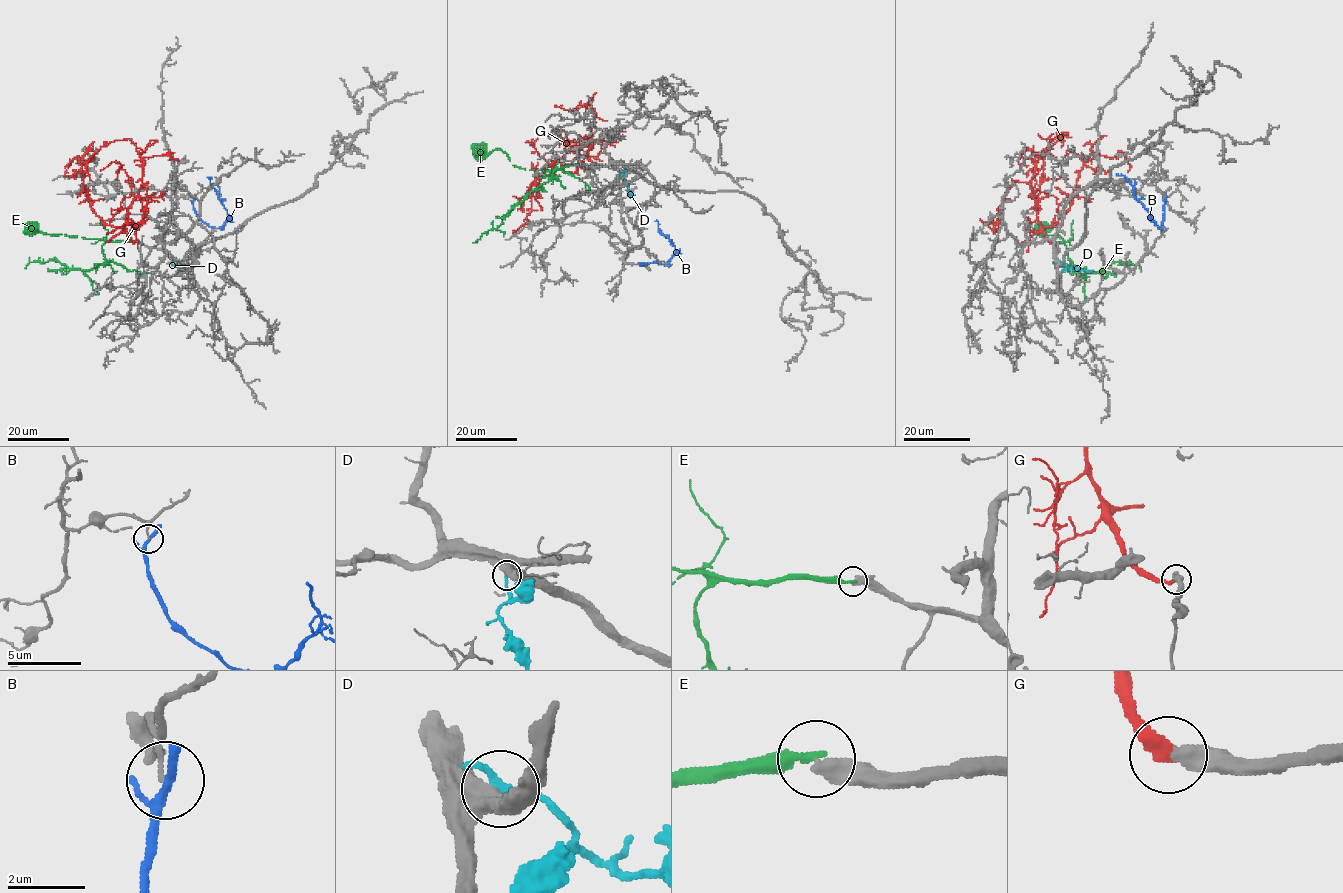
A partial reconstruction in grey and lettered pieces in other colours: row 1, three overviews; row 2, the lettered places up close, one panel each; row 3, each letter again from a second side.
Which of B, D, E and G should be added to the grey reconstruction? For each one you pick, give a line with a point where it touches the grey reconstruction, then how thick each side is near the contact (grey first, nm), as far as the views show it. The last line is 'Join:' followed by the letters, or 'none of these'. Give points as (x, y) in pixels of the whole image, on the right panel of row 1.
G: contact (1057, 243); calibres 440 and 360 nm
Join: G

